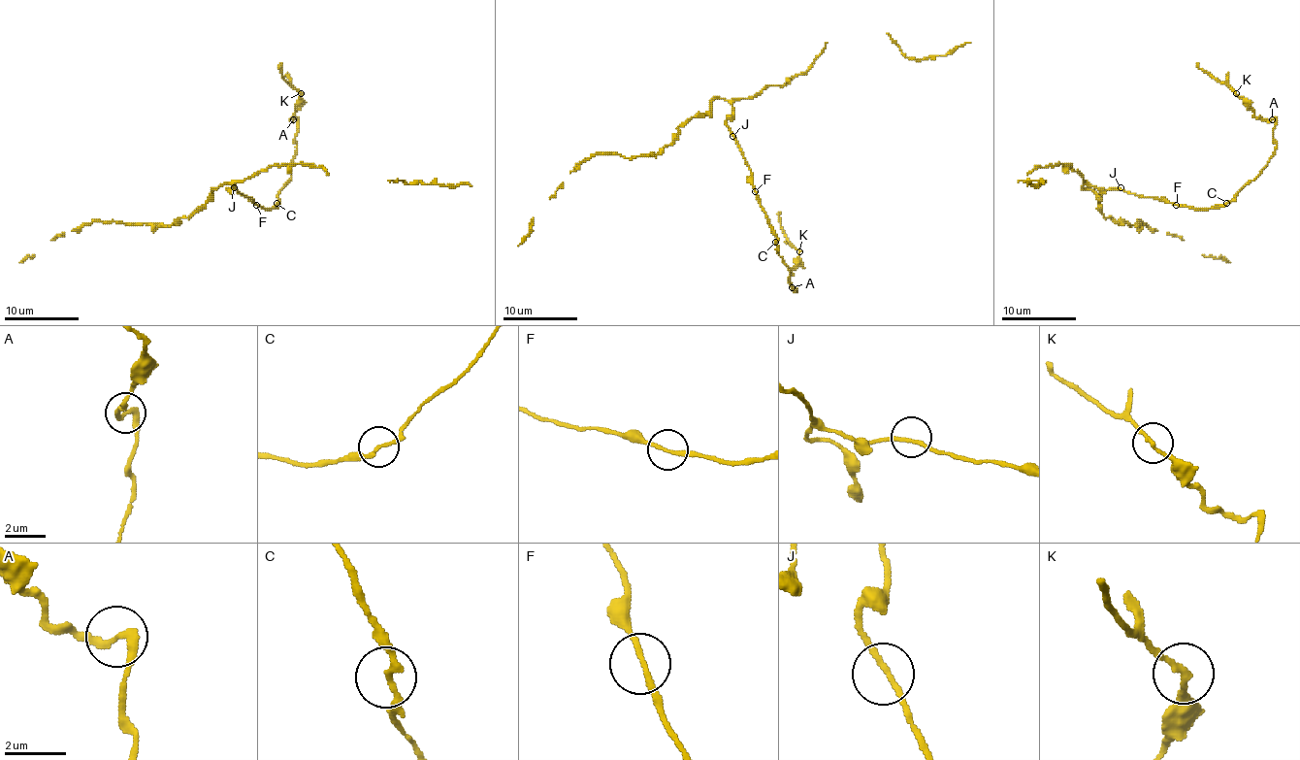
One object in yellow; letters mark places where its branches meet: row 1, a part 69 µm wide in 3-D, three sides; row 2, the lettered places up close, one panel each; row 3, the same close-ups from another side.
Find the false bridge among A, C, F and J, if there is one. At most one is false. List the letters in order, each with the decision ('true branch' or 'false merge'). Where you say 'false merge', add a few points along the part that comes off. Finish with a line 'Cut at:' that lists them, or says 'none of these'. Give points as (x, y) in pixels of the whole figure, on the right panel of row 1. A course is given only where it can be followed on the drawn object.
A: true branch
C: true branch
F: true branch
J: true branch
Cut at: none of these

